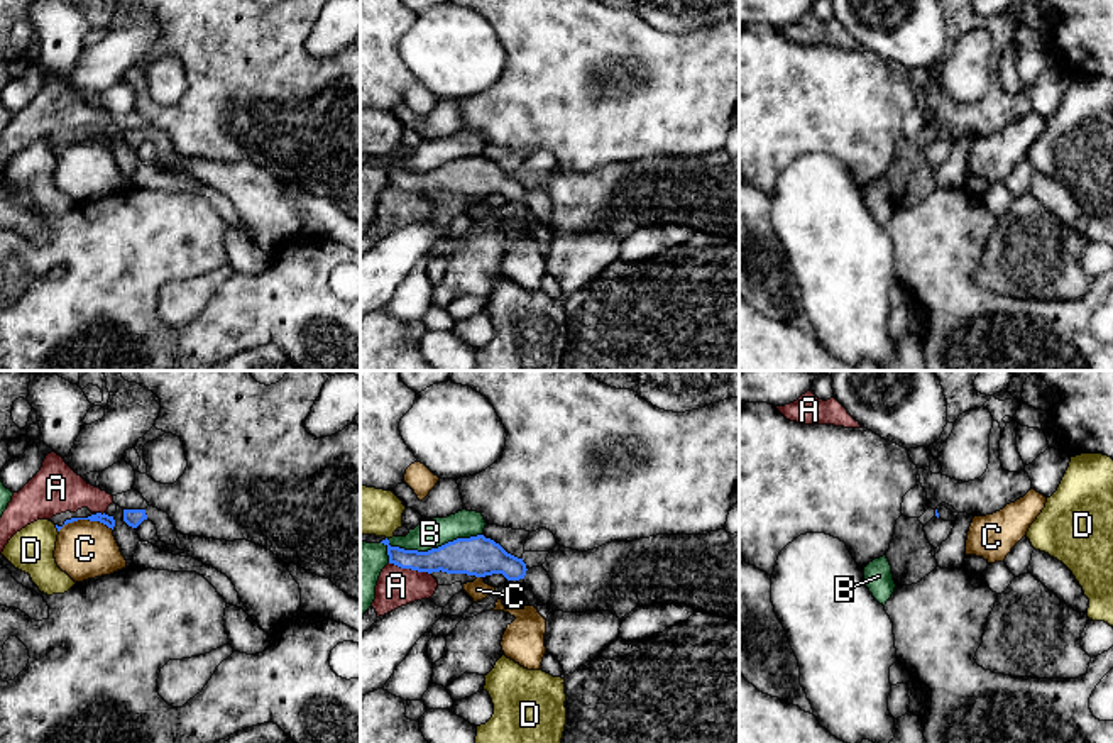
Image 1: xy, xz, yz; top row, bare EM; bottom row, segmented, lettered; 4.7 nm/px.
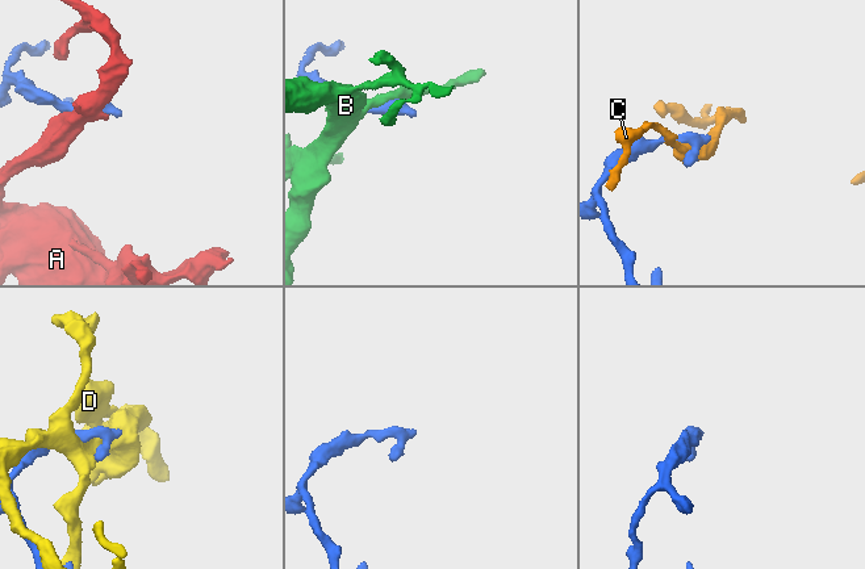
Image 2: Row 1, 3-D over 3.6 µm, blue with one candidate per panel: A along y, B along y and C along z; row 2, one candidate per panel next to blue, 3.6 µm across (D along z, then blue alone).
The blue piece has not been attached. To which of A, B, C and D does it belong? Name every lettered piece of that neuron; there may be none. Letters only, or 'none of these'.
none of these

